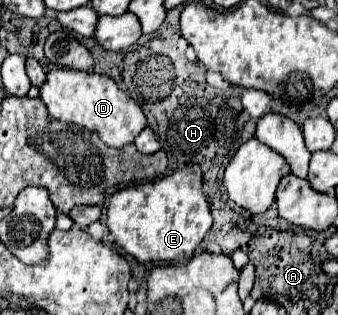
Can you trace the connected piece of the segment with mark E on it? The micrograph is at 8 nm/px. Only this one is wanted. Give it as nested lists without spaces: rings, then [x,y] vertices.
[[[191,163],[163,179],[115,191],[107,209],[107,225],[115,243],[139,263],[189,261],[213,225],[209,203],[201,187],[201,169]]]

